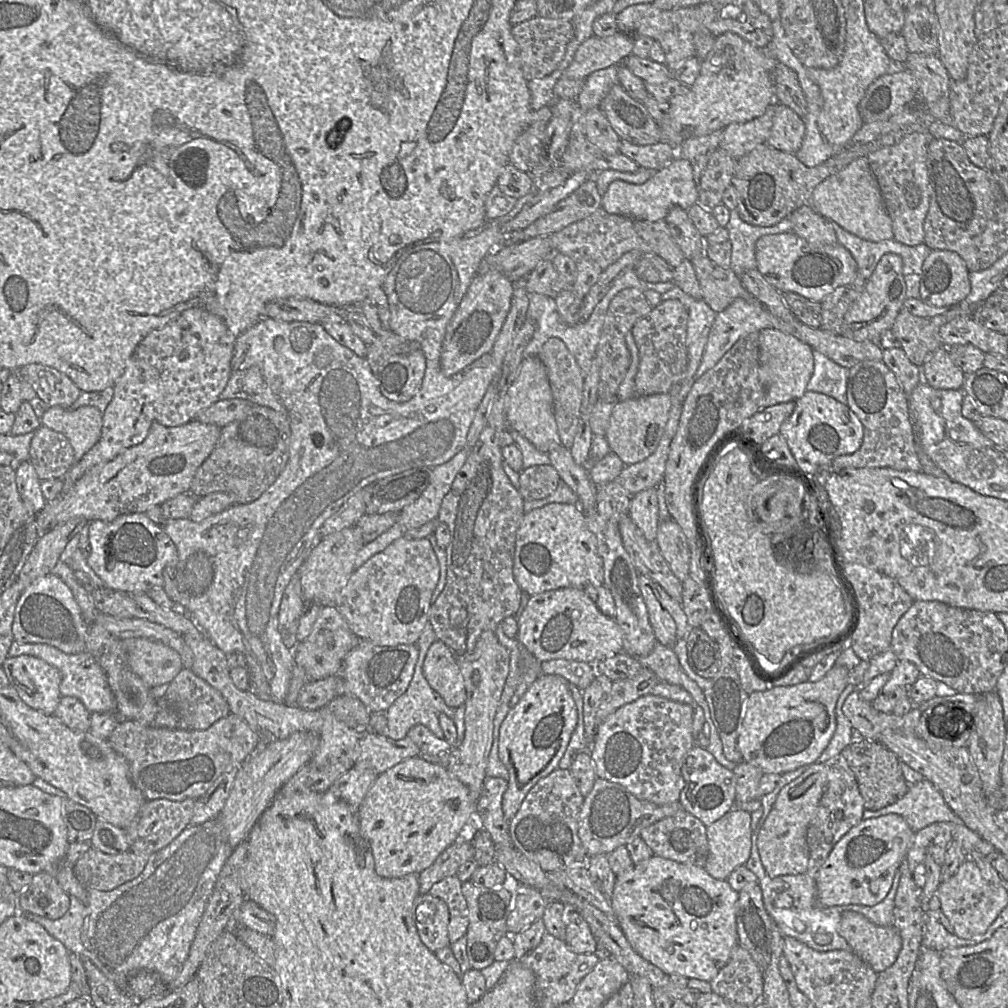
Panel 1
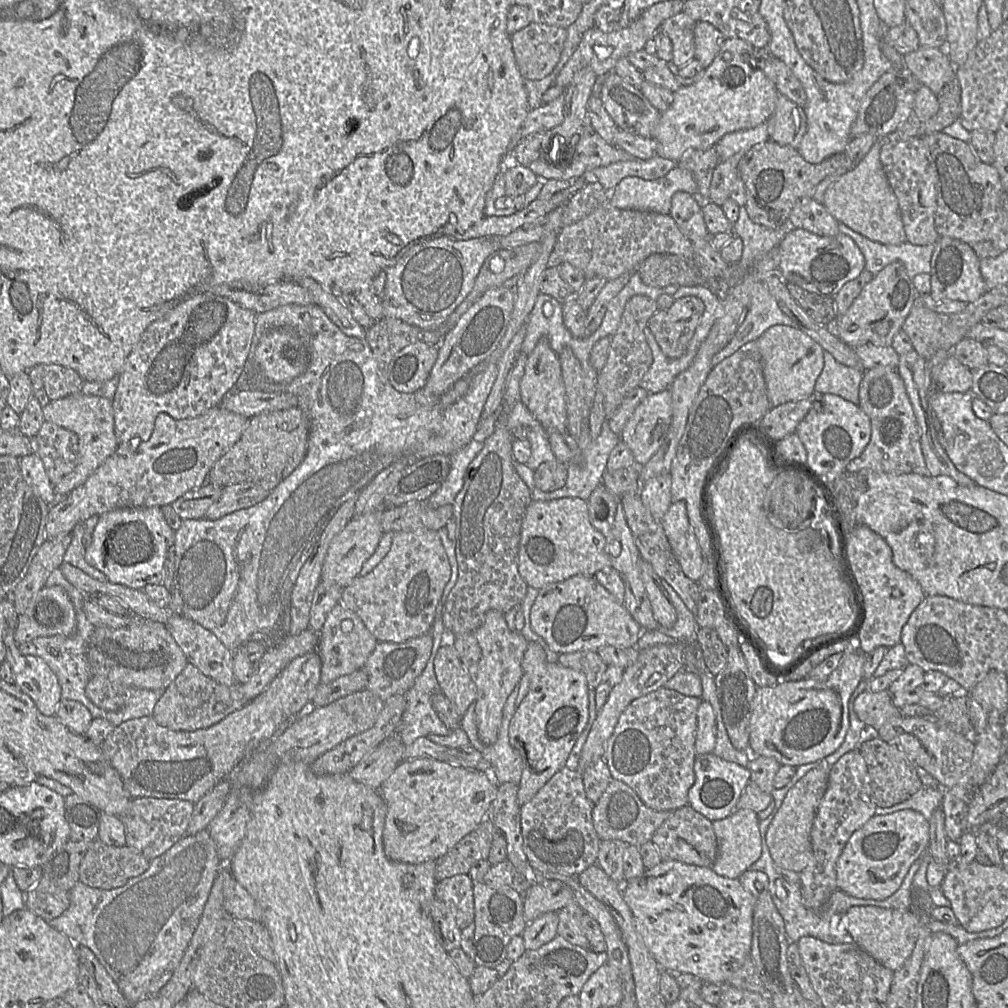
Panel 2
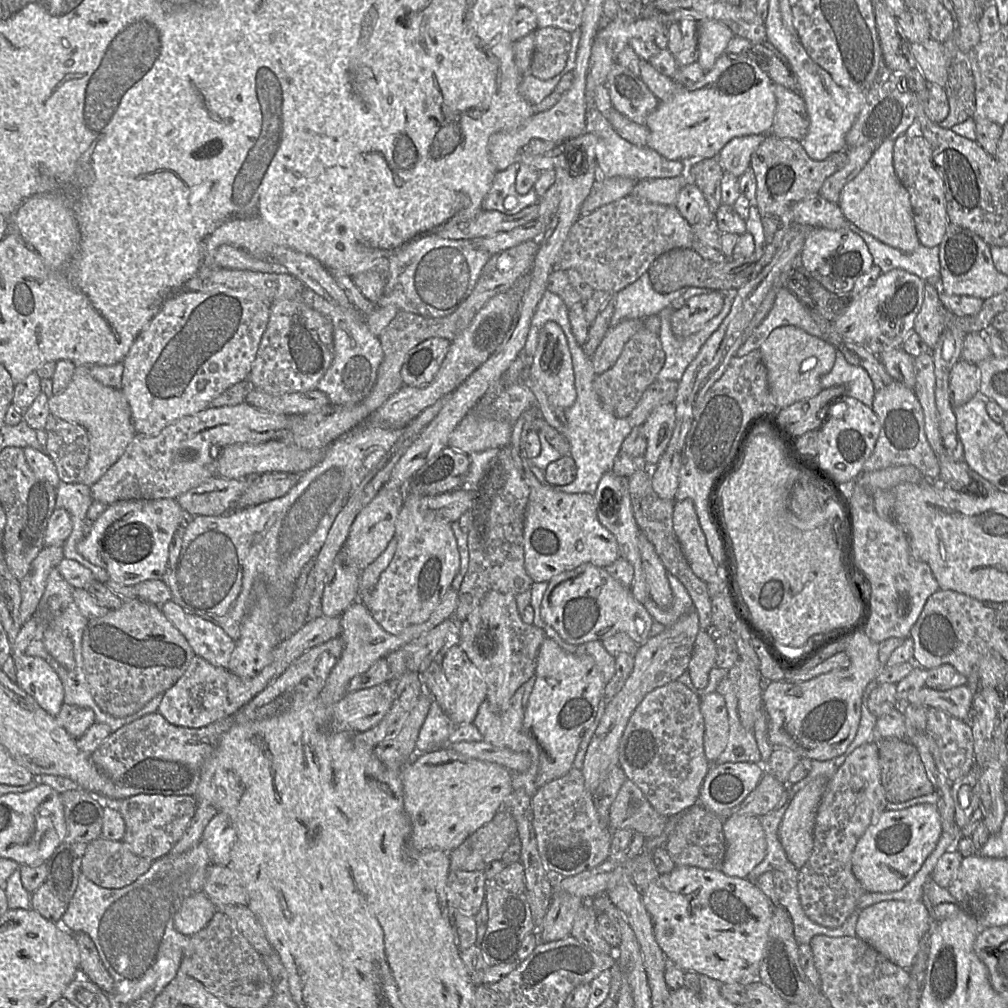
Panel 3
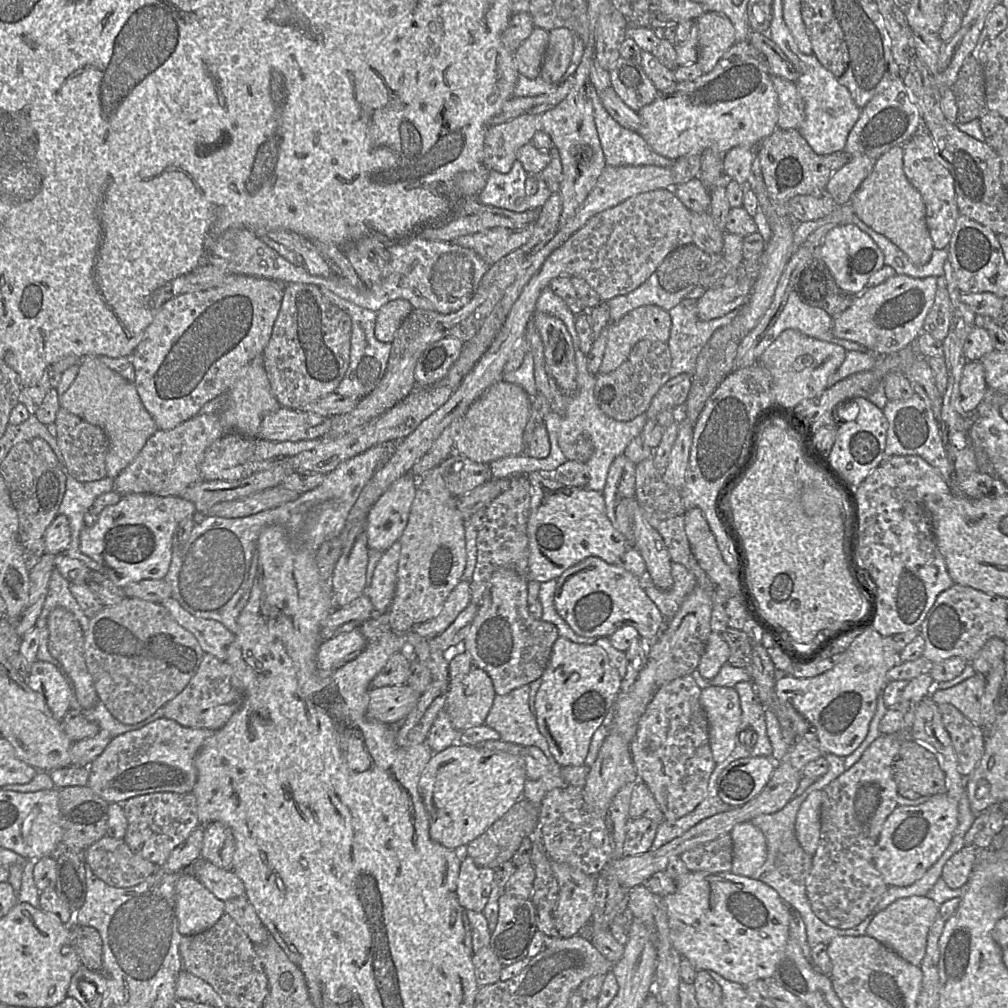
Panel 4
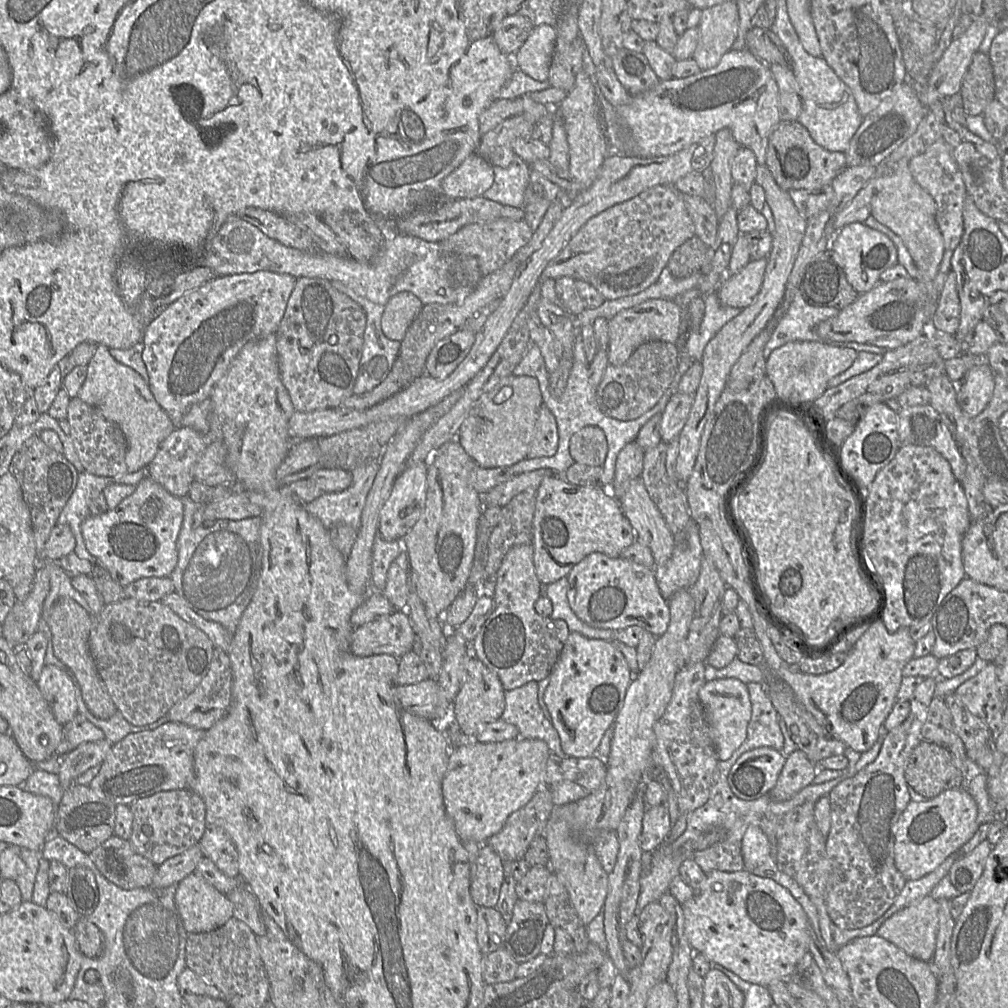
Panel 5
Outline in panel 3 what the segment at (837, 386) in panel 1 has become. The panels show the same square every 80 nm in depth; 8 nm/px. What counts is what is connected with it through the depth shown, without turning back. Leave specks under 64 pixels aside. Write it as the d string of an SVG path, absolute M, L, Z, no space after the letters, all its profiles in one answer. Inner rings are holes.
M839 352L833 368L821 379L822 389L834 386L844 386L846 396L855 398L871 408L875 394L871 377L864 368L848 363Z

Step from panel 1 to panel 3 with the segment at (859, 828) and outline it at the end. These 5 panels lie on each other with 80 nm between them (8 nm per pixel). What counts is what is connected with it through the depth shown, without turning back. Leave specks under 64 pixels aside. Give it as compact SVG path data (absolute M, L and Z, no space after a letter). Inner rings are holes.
M921 804L883 812L859 838L852 871L867 893L895 892L905 887L936 848L942 824L936 804Z

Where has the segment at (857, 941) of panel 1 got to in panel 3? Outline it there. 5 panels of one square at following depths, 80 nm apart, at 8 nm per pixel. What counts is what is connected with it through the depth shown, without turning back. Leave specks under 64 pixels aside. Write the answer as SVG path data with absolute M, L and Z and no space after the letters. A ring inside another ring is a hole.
M885 901L859 910L856 937L860 938L892 963L910 969L919 951L921 939L931 922L931 911L921 901Z

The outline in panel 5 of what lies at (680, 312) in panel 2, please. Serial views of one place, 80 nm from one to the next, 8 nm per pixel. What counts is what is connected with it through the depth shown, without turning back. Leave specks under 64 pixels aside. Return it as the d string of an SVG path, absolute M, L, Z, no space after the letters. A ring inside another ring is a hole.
M767 257L751 260L736 274L727 278L717 291L724 306L744 309L756 299L761 289L767 266Z

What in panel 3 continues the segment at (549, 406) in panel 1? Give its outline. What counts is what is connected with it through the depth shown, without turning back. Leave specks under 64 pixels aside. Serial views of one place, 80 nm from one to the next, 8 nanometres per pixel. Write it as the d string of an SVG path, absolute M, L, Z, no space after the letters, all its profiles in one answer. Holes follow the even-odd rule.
M554 321L546 322L540 330L537 347L528 366L527 381L538 384L553 406L567 410L576 401L575 375L567 338Z

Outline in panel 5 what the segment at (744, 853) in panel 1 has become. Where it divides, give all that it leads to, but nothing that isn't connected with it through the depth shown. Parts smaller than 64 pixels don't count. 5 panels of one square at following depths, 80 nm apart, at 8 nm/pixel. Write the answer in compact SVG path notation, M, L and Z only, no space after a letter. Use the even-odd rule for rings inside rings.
M750 825L743 835L740 848L744 871L752 872L767 860L770 844L767 836L758 826Z

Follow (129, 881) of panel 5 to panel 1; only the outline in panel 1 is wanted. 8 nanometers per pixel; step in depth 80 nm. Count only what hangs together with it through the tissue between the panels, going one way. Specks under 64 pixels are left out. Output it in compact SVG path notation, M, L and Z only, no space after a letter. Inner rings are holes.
M90 847L73 865L78 882L85 889L112 890L136 878L143 871L147 857L128 850L119 854L106 854Z

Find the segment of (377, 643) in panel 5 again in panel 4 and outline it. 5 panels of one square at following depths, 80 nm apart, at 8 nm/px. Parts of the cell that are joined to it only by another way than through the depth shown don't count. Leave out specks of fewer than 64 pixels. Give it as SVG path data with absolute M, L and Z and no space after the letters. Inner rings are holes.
M359 627L323 641L317 651L316 665L321 673L332 672L356 658L364 649L366 639Z

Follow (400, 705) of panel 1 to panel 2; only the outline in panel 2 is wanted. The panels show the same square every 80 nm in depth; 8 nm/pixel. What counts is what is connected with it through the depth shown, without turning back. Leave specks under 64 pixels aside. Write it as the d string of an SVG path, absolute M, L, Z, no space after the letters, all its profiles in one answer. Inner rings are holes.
M429 659L422 673L405 692L406 707L396 730L405 746L429 734L447 735L450 732L433 707L433 696L442 692L433 659Z

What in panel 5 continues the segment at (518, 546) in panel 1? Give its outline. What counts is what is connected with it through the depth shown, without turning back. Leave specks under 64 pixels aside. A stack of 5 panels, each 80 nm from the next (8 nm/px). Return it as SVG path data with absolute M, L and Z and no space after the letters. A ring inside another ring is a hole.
M548 476L536 491L532 544L537 577L547 585L567 577L572 568L593 552L619 557L636 540L620 500L602 486L572 484L562 476Z

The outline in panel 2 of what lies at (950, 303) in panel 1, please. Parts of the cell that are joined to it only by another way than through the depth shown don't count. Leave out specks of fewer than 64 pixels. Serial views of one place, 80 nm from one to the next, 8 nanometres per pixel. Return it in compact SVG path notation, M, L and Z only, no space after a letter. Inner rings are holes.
M940 237L931 258L931 289L928 295L935 301L957 300L970 303L989 291L980 271L980 259L965 242Z

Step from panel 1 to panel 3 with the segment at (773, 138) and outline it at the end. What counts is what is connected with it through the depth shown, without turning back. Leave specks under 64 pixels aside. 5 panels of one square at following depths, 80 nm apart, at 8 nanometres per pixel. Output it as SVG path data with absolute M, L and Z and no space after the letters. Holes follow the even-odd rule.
M773 84L776 112L770 133L779 138L802 141L809 129L805 100L798 91Z

